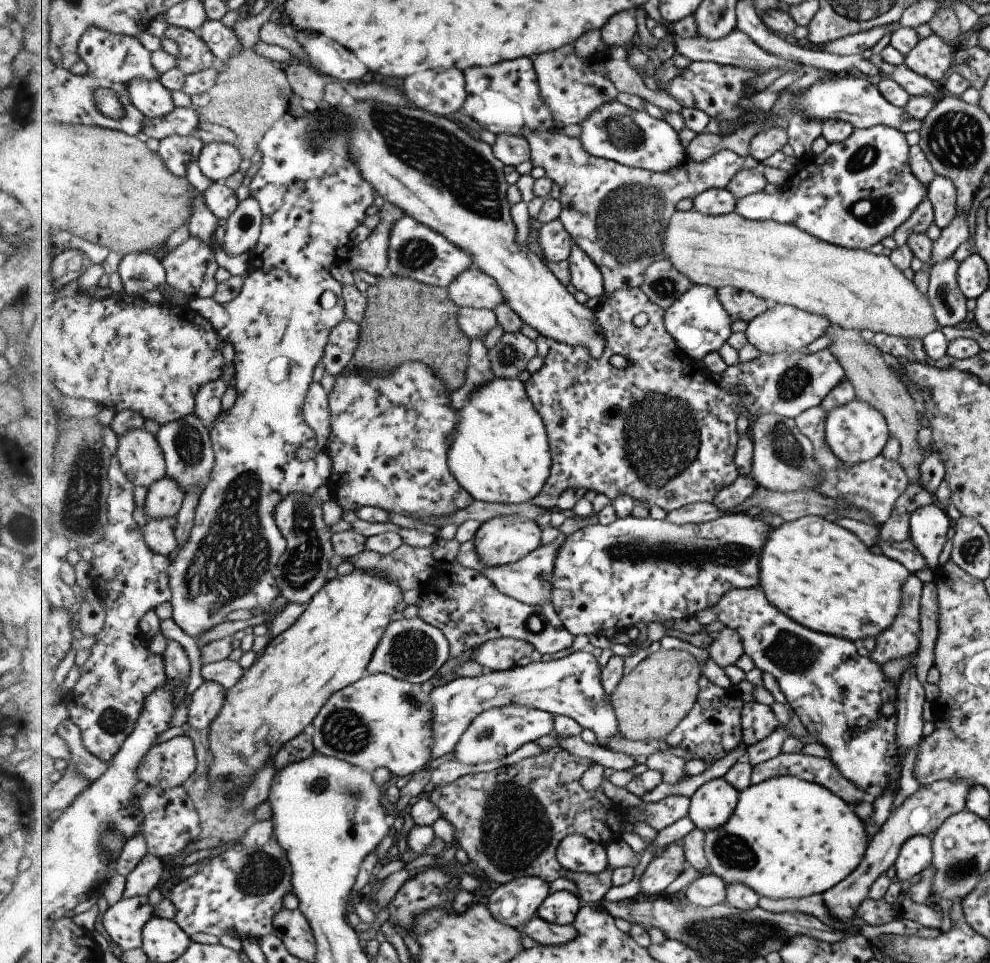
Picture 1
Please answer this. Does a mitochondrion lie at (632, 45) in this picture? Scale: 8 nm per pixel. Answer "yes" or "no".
no

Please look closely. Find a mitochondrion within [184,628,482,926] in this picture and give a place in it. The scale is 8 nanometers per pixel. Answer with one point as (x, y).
(257, 874)

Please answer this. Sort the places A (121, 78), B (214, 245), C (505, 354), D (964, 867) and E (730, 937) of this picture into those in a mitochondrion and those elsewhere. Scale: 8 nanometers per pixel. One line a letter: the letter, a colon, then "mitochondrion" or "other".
A: other
B: other
C: mitochondrion
D: mitochondrion
E: mitochondrion

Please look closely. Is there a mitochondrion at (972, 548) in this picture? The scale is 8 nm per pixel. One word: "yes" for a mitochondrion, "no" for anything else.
yes

